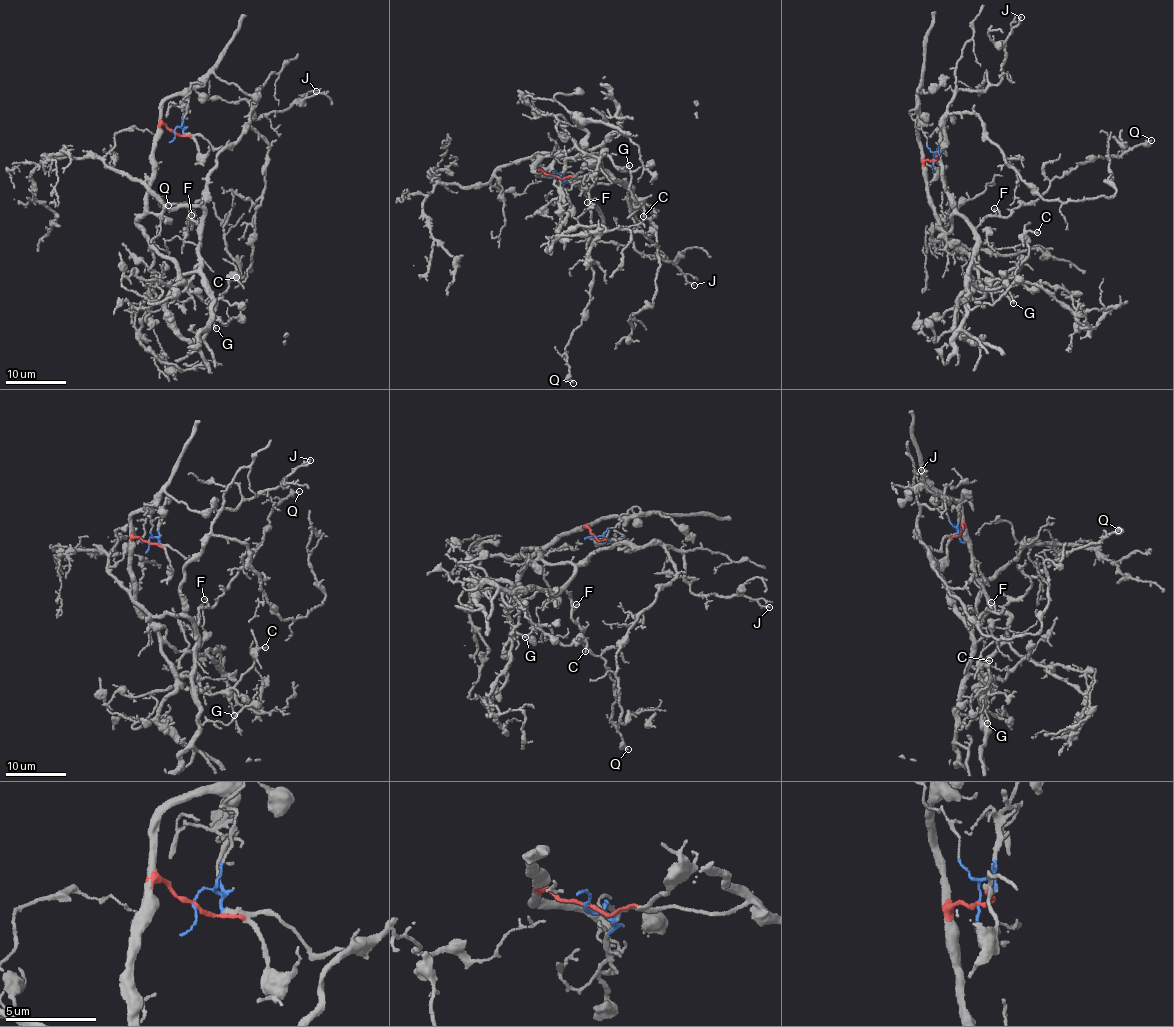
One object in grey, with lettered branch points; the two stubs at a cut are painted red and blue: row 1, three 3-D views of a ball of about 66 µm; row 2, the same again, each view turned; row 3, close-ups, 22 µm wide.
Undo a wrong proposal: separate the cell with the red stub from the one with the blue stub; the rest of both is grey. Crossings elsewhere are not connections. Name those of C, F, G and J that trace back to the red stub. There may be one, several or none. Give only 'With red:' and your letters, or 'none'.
With red: C, G

